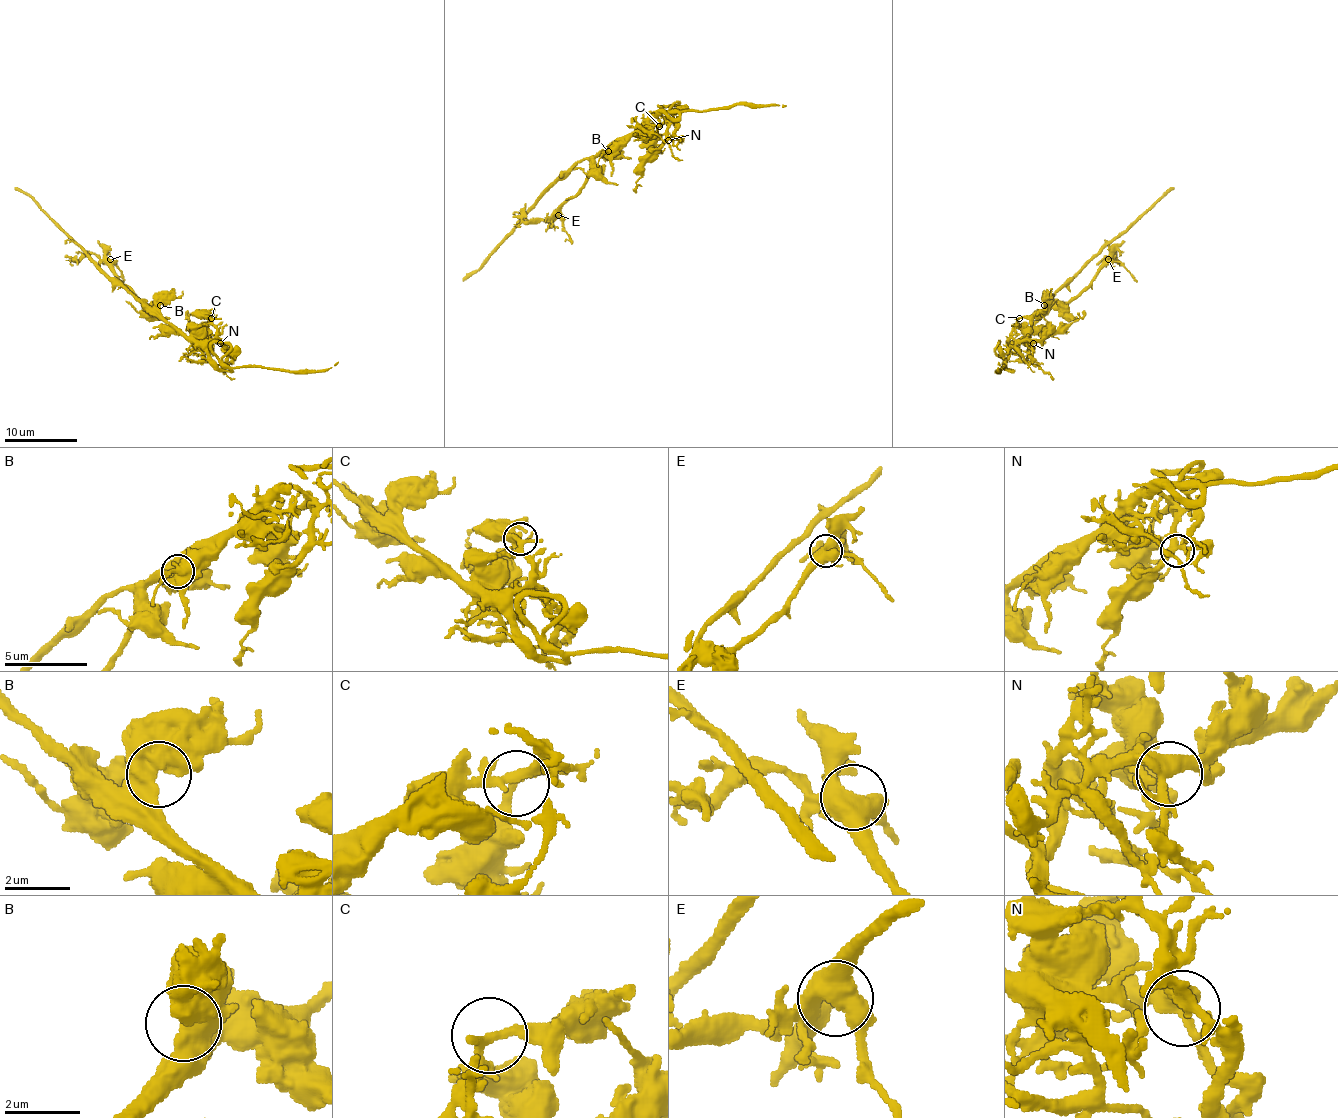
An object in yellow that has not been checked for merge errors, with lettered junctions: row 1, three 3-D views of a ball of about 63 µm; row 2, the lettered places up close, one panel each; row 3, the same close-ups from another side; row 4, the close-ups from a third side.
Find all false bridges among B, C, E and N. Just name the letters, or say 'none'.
none

